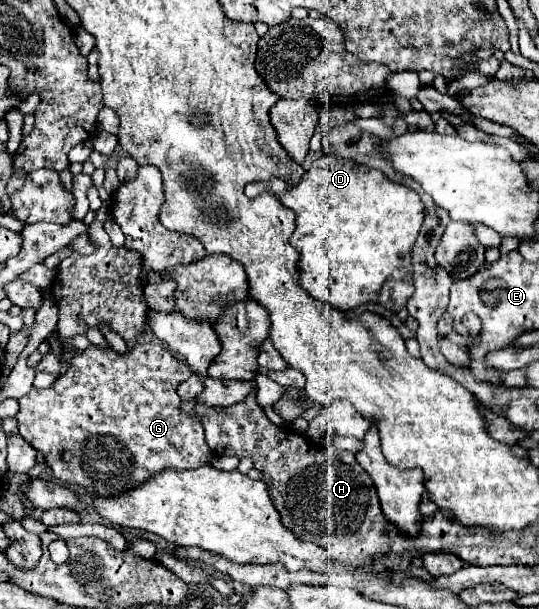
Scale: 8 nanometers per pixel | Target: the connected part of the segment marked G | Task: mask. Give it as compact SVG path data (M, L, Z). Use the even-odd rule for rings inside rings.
M158 343L134 345L122 355L112 347L100 349L90 345L70 359L68 371L60 375L52 387L34 387L28 395L18 399L18 429L20 435L44 455L48 467L52 467L54 477L62 485L78 485L86 493L94 491L104 497L118 495L118 491L128 491L166 467L194 469L212 461L214 453L204 441L200 419L180 411L182 401L176 395L176 387L190 375L192 371L188 365L182 359L178 361L172 351Z

